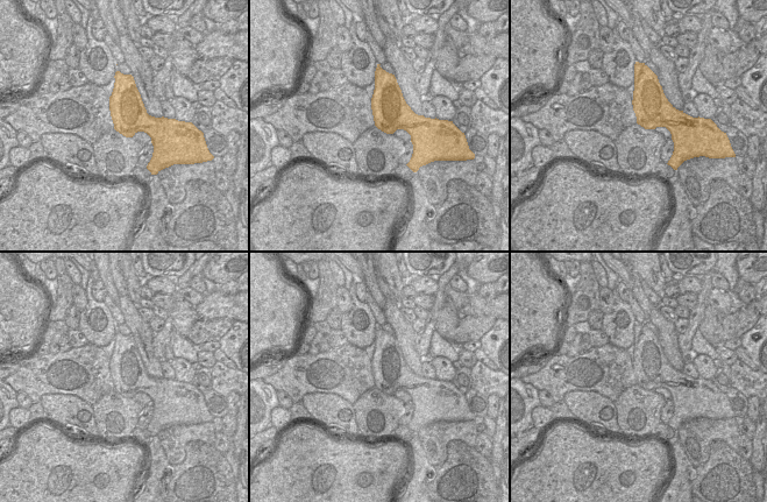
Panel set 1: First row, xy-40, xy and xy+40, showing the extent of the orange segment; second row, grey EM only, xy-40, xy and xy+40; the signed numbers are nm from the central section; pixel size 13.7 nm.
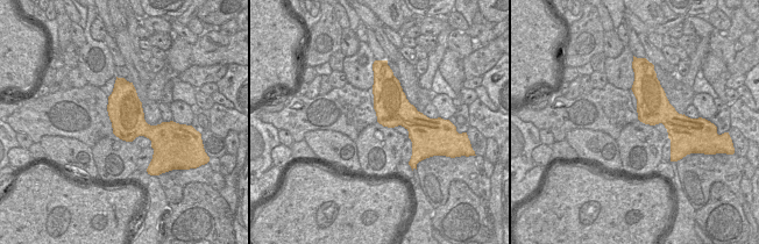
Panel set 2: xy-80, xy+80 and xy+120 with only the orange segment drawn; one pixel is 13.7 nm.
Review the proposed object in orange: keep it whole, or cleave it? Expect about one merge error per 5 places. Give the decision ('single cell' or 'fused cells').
single cell

